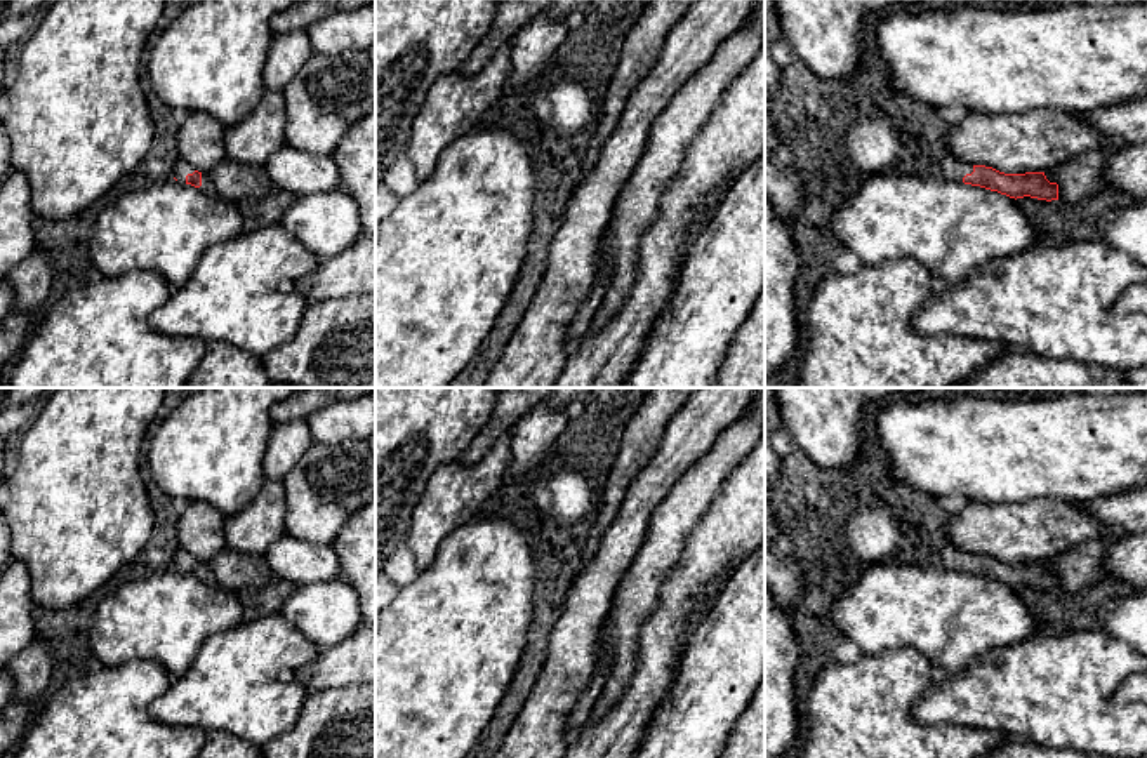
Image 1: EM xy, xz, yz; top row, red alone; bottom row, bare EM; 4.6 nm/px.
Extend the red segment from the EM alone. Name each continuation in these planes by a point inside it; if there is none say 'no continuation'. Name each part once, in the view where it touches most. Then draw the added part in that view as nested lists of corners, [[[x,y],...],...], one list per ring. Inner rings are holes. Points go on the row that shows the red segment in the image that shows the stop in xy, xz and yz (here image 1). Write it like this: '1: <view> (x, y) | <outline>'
1: yz (953, 169) | [[[954,156],[945,158],[938,169],[940,169],[940,177],[954,183],[963,183],[963,177],[973,172],[971,163],[961,162]]]

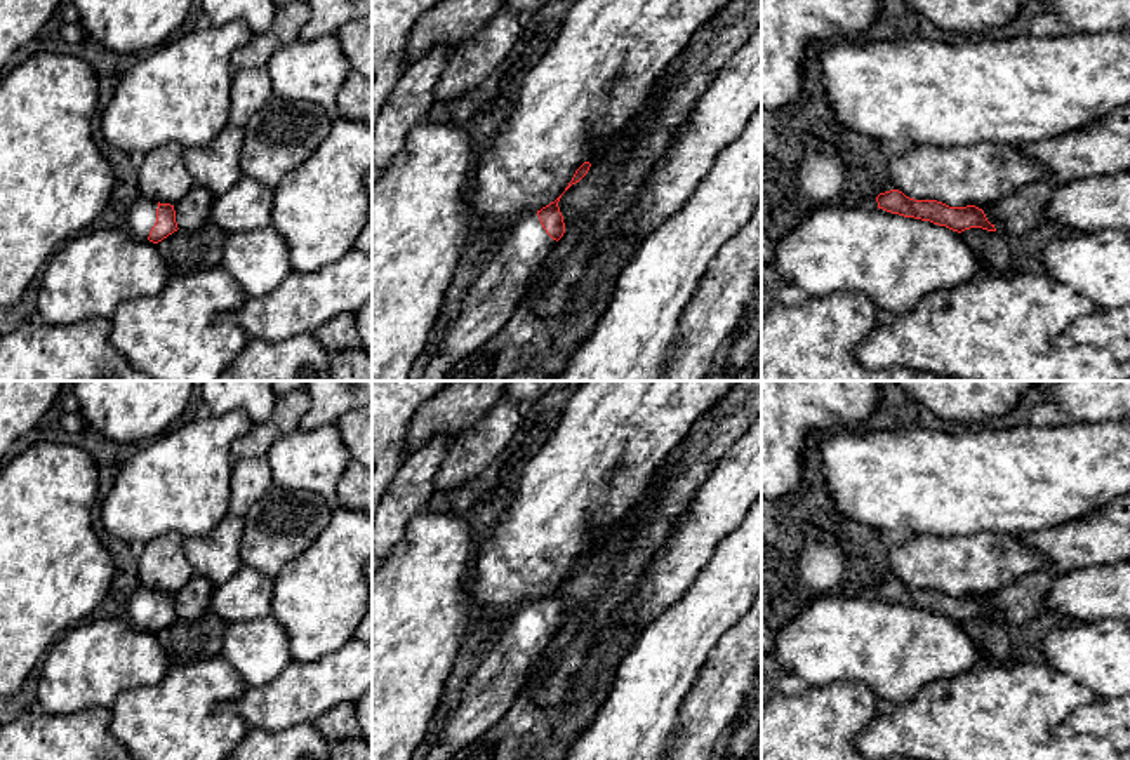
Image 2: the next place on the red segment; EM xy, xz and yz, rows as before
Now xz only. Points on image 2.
1: xz (491, 301) | [[[537,212],[518,217],[476,283],[468,289],[461,311],[447,323],[435,357],[464,358],[489,341],[522,303],[534,271],[556,247]]]

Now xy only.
1: xy (139, 220) | [[[141,195],[127,212],[127,231],[136,240],[148,240],[150,237],[155,217],[153,203],[153,200]]]

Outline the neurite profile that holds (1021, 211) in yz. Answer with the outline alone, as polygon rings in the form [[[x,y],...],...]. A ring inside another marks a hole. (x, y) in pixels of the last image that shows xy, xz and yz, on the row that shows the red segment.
[[[1040,181],[1022,186],[998,202],[975,207],[984,210],[996,231],[1024,235],[1048,223],[1045,207],[1052,193],[1054,184]]]

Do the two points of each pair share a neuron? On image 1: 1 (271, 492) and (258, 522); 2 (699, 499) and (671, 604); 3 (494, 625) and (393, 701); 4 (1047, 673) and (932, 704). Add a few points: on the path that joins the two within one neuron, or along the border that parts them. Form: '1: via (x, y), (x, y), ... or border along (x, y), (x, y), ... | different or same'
1: via (271, 499), (265, 515) | same
2: border along (713, 499), (692, 531), (675, 572) | different
3: via (470, 633), (417, 685) | same
4: via (1019, 689), (960, 698) | same

